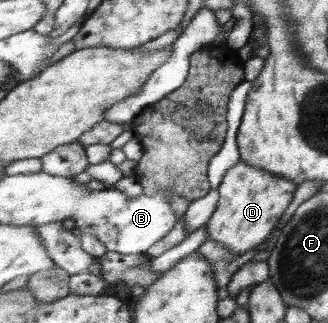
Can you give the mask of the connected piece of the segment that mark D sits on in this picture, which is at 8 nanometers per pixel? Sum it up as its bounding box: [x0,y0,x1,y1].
[208,162,298,255]

